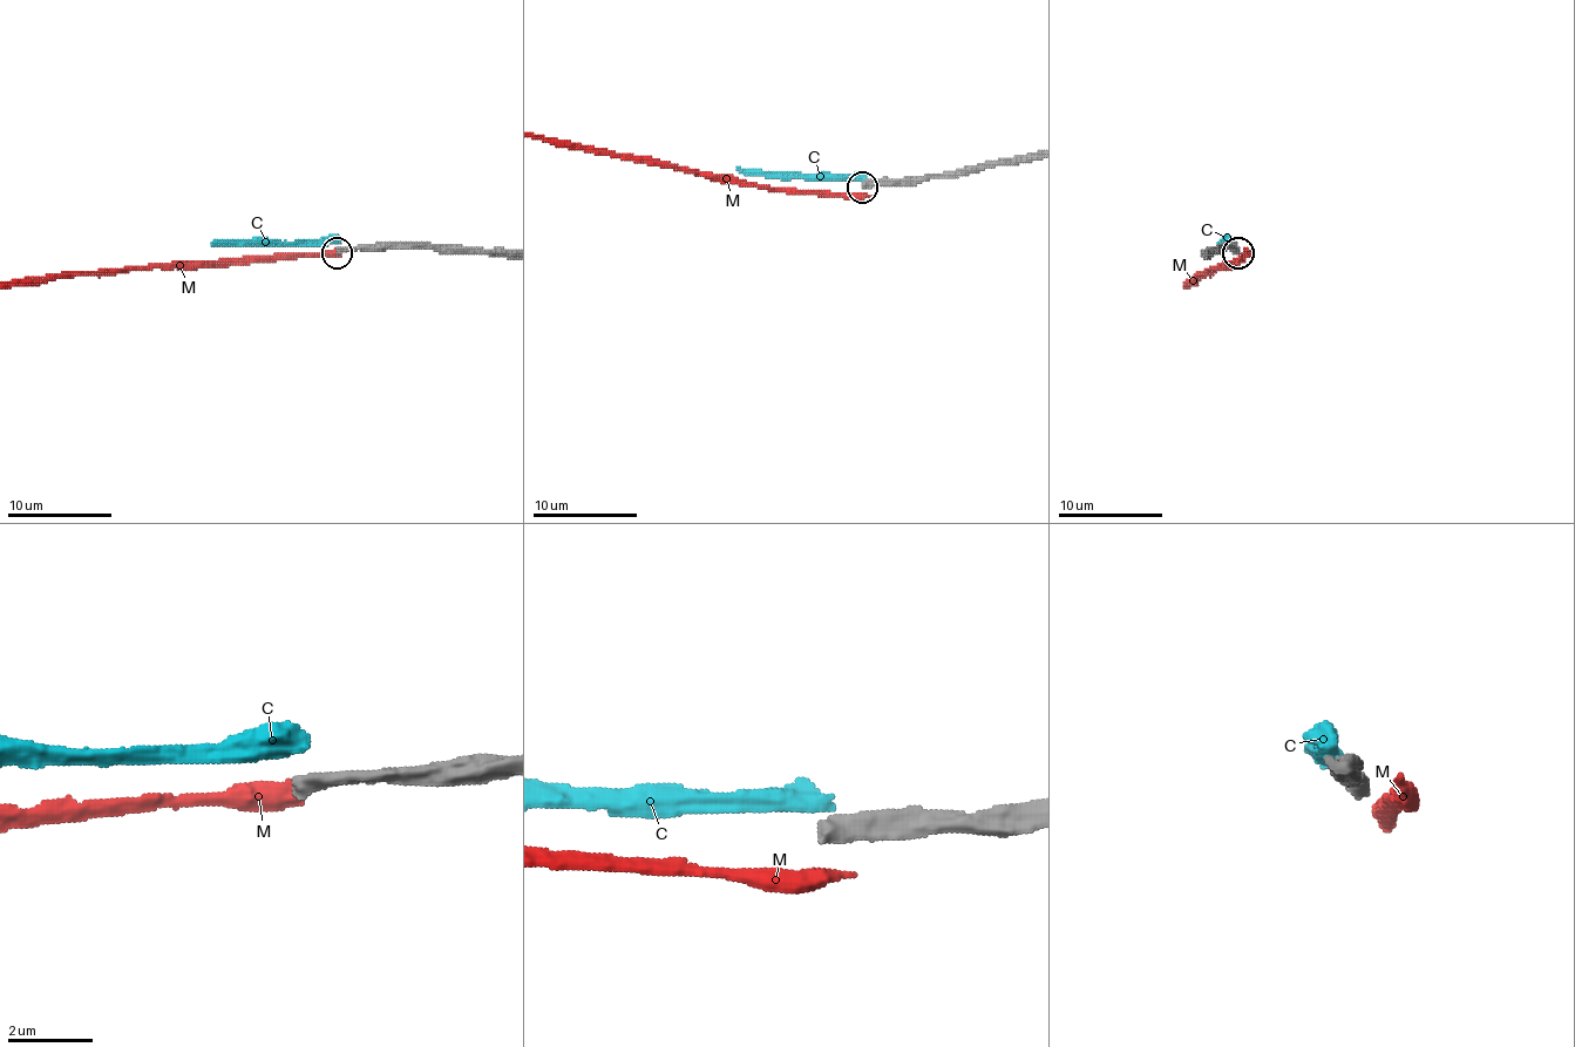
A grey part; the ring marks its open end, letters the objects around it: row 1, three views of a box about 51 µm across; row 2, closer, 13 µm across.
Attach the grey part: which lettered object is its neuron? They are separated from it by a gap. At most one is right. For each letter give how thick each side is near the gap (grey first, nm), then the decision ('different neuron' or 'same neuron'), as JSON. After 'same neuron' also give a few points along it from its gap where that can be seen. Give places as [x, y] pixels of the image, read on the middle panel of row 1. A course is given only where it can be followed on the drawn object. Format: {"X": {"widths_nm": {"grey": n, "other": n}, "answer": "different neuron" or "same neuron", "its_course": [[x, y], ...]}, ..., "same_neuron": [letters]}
{"C": {"widths_nm": {"grey": 400, "other": 650}, "answer": "different neuron"}, "M": {"widths_nm": {"grey": 400, "other": 550}, "answer": "different neuron"}, "same_neuron": []}

